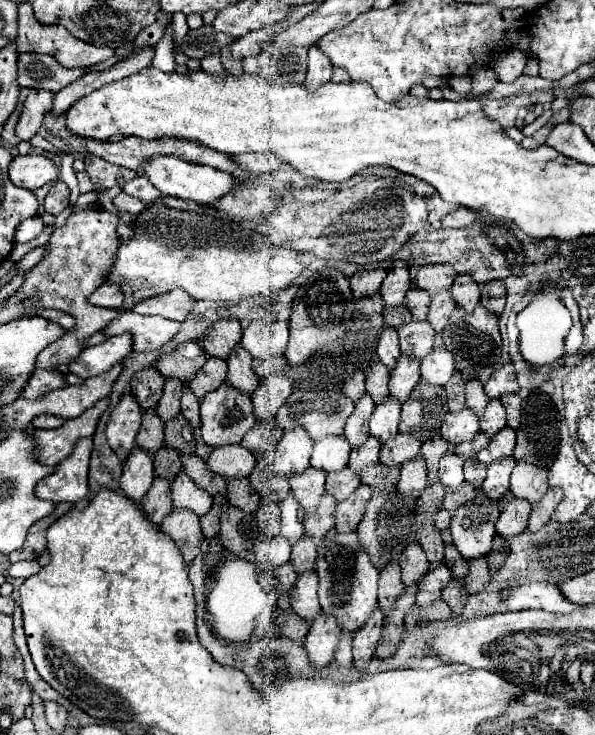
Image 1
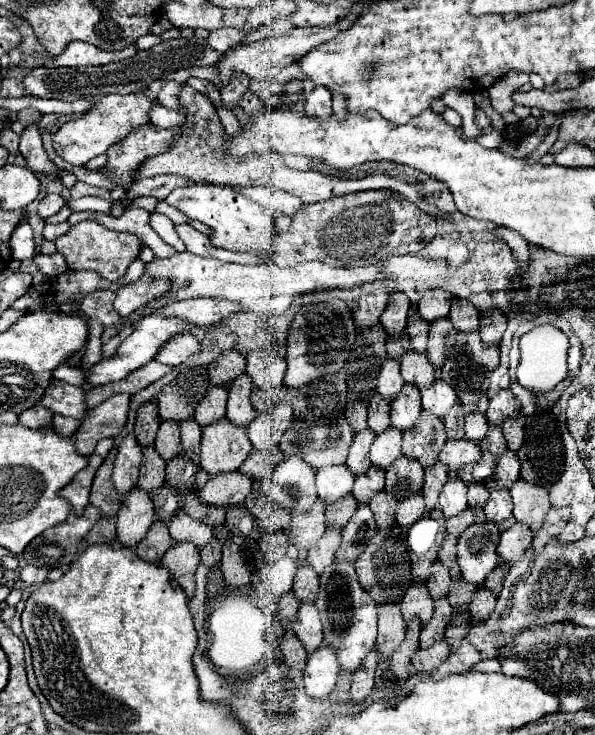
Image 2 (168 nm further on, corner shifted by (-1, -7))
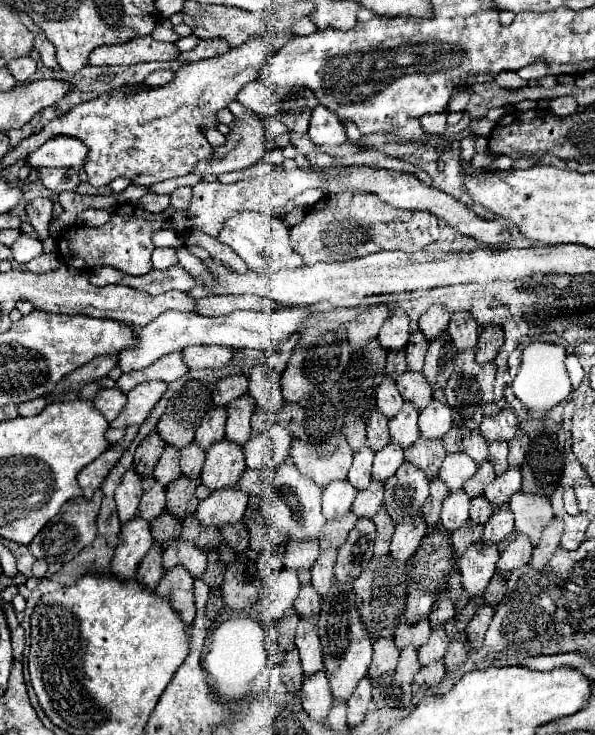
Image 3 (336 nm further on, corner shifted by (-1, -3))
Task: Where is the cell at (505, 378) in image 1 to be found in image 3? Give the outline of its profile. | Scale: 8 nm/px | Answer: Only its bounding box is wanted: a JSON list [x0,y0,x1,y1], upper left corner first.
[479,408,519,442]

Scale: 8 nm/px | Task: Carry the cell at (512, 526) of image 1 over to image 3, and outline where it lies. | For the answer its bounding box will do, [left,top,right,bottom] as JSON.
[497,536,533,574]

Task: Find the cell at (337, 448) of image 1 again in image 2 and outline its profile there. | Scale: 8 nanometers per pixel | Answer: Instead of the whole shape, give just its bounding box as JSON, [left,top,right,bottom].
[317,464,355,500]

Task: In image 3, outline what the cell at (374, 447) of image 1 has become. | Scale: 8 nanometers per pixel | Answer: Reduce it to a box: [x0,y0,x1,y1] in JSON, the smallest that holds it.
[353,482,383,518]

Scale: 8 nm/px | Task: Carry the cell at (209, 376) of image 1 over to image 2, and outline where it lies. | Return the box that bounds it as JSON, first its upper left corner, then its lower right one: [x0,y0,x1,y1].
[195,386,227,426]

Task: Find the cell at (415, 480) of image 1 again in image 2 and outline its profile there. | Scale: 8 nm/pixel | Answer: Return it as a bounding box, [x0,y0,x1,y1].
[397,494,425,528]

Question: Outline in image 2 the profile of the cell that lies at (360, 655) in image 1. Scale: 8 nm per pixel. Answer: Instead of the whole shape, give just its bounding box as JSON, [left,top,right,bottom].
[351,650,379,702]

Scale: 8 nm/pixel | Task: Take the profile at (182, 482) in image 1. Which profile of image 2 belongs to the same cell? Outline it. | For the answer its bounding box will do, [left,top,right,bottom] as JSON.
[169,510,213,548]

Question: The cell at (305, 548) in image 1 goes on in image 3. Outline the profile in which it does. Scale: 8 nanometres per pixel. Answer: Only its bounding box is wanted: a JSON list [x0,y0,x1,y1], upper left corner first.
[293,584,321,618]

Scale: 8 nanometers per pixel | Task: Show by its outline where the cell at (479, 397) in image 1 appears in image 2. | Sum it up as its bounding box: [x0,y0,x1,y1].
[465,412,489,442]

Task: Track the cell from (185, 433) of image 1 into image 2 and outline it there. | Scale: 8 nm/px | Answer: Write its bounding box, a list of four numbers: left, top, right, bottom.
[167,452,195,492]

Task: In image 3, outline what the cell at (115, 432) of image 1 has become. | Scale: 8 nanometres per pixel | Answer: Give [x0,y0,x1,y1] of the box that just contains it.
[115,468,143,524]

